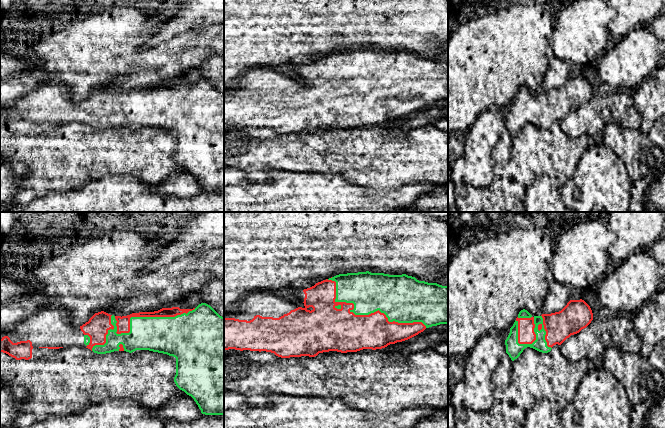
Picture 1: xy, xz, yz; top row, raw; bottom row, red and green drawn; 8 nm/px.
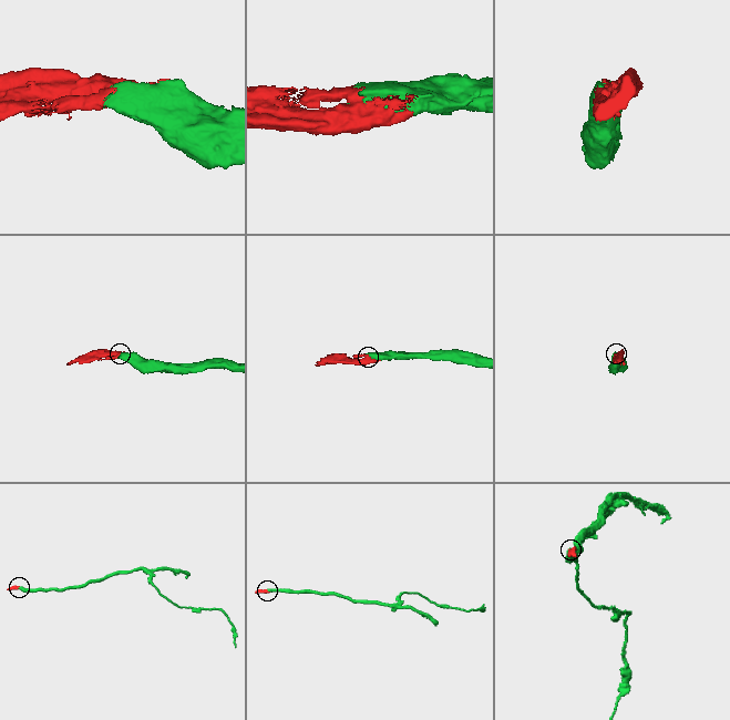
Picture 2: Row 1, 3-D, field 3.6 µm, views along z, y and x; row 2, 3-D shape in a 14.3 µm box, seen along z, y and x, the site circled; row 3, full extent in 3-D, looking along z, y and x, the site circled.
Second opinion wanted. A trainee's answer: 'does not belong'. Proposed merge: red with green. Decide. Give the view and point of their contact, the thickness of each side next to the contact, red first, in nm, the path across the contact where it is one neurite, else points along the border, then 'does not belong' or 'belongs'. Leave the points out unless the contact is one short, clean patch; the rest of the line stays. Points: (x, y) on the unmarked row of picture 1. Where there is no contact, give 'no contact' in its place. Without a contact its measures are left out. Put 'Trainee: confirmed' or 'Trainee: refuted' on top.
Trainee: refuted
meets red in xy at (129, 95); 110 nm thick on the red side, 280 nm on the other; belongs

